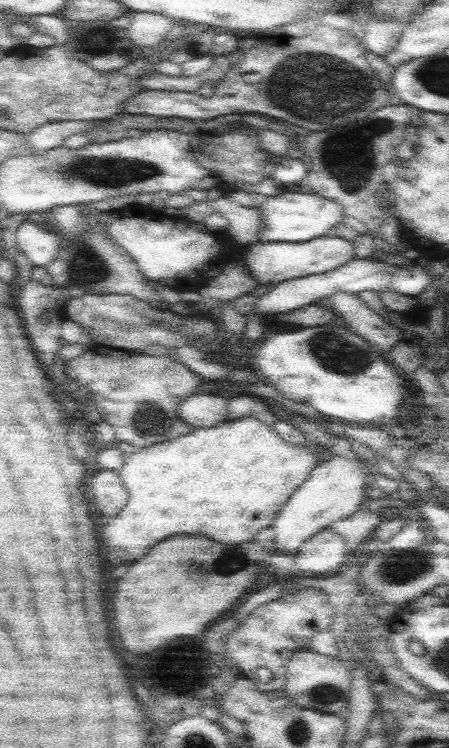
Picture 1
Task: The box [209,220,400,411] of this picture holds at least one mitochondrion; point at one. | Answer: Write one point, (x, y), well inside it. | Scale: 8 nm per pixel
(330, 348)

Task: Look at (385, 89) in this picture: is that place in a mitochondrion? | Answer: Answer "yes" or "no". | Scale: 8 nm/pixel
no

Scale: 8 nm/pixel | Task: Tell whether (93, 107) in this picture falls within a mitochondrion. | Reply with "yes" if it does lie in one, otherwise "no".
no

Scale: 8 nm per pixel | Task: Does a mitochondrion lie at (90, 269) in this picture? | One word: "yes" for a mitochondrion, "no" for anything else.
yes

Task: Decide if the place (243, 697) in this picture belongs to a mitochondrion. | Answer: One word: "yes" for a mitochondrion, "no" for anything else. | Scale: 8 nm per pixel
no

